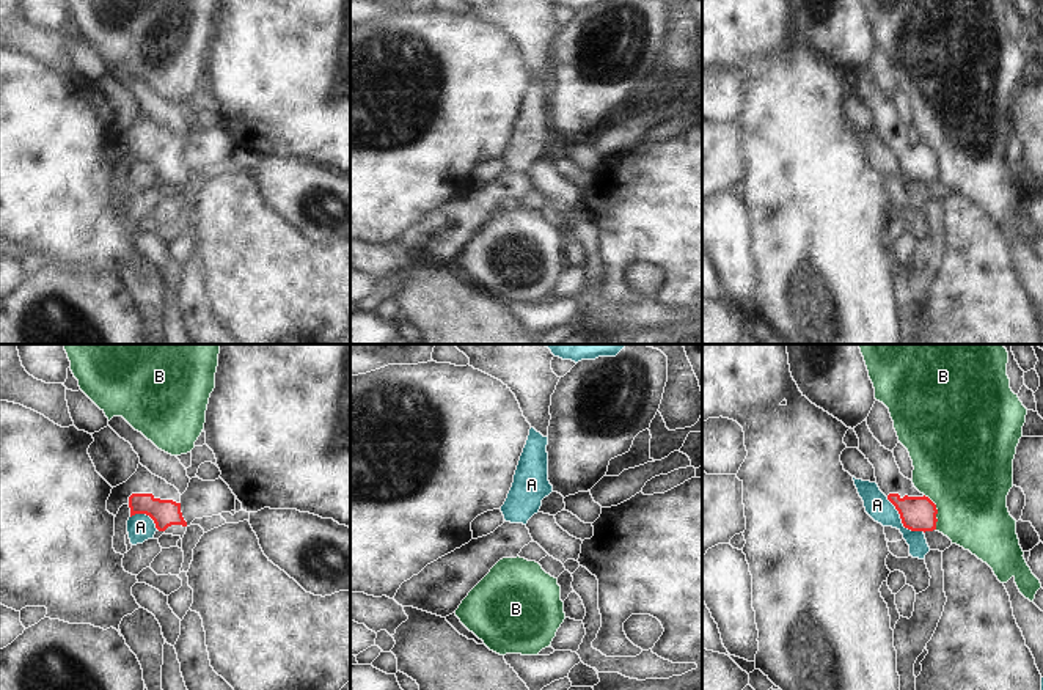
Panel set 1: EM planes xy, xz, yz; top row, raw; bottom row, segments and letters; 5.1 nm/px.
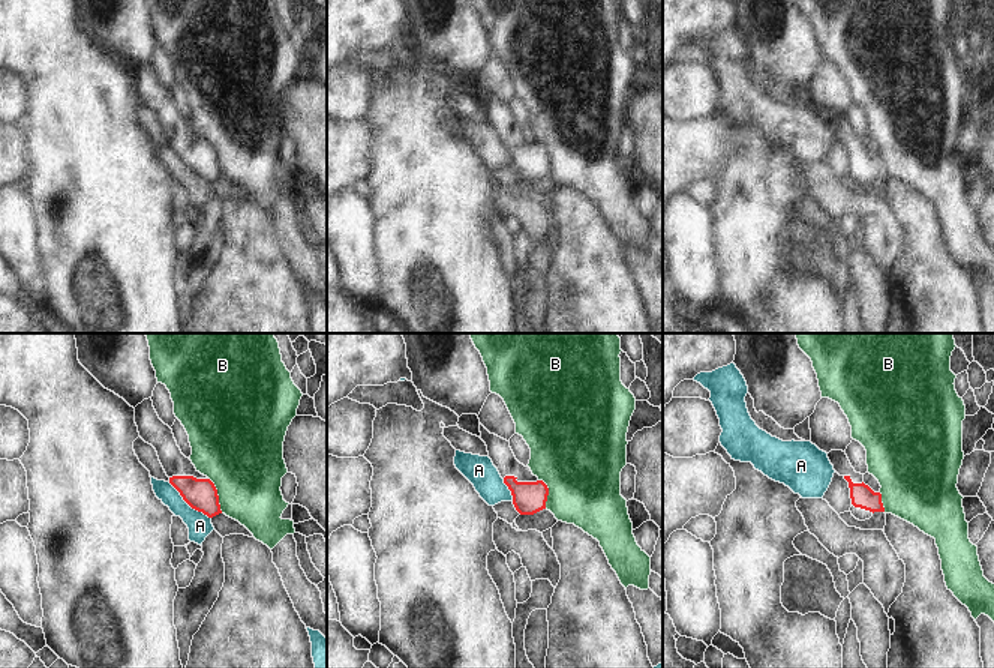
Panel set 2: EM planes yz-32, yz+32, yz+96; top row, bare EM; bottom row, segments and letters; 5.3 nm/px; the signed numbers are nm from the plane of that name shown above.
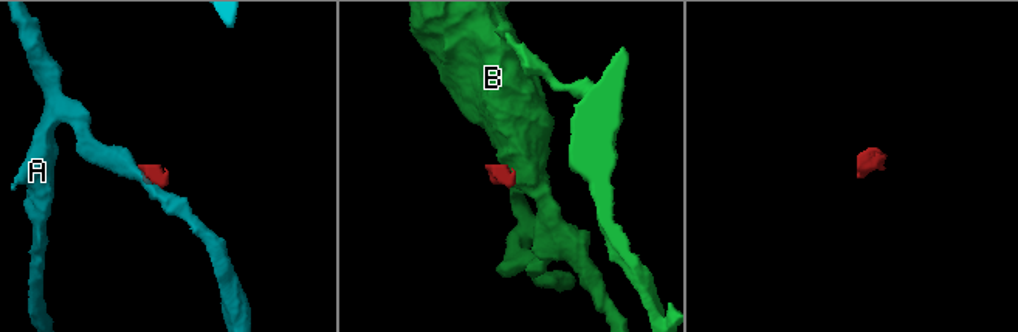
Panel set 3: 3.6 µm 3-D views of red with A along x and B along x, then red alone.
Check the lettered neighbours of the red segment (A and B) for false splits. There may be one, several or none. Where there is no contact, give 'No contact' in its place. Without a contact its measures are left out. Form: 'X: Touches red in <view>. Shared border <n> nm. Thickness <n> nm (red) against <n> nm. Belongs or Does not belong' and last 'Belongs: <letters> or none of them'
A: Touches red in yz. Shared border 260 nm. Thickness 180 nm (red) against 130 nm. Does not belong
B: Touches red in yz. Shared border 200 nm. Thickness 180 nm (red) against 460 nm. Does not belong
Belongs: none of them.

